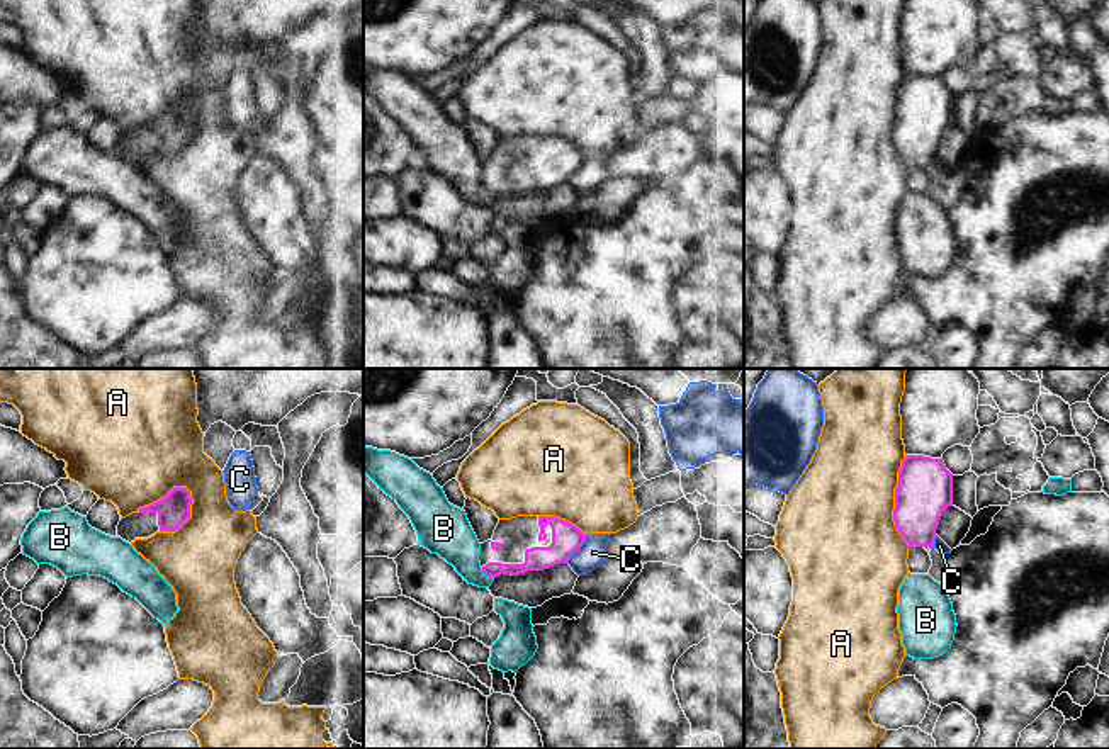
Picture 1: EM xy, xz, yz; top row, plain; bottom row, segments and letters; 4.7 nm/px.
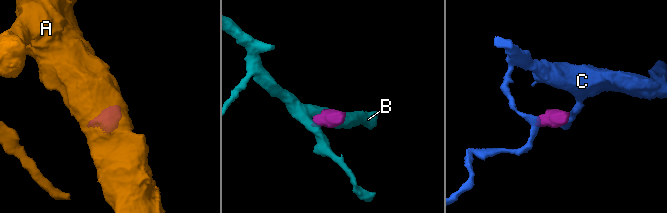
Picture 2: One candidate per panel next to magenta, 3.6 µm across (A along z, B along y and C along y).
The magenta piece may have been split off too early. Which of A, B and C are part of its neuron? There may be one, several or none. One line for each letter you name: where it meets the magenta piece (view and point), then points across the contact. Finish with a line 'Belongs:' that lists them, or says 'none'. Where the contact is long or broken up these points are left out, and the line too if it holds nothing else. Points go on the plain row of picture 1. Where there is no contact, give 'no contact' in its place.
Belongs: none

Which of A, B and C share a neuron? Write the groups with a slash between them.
A / B / C

